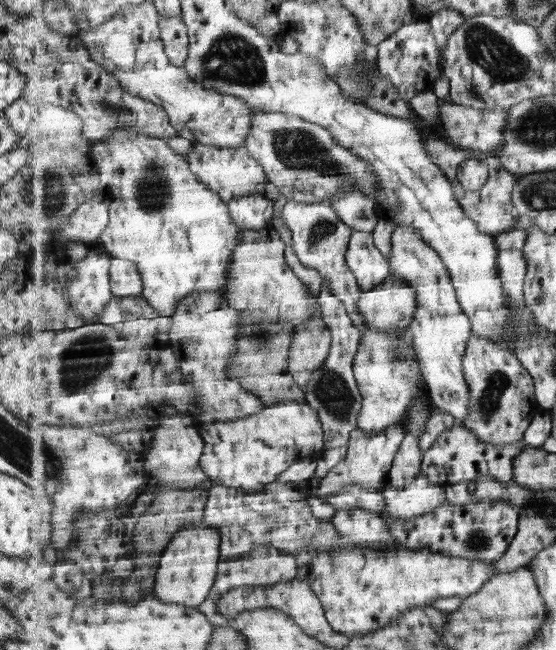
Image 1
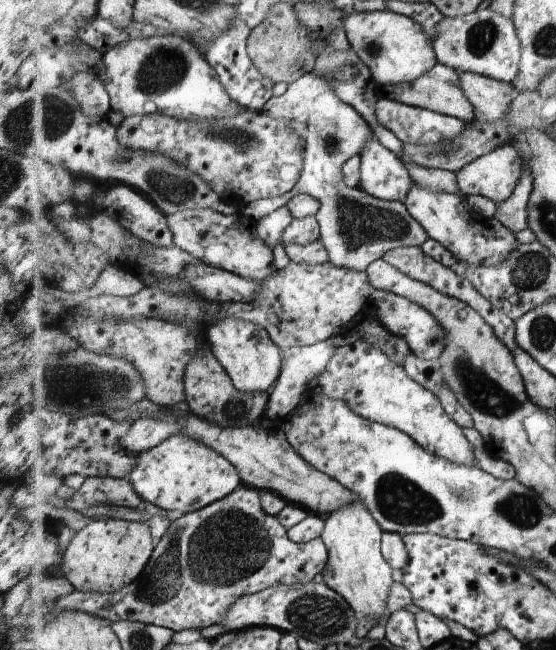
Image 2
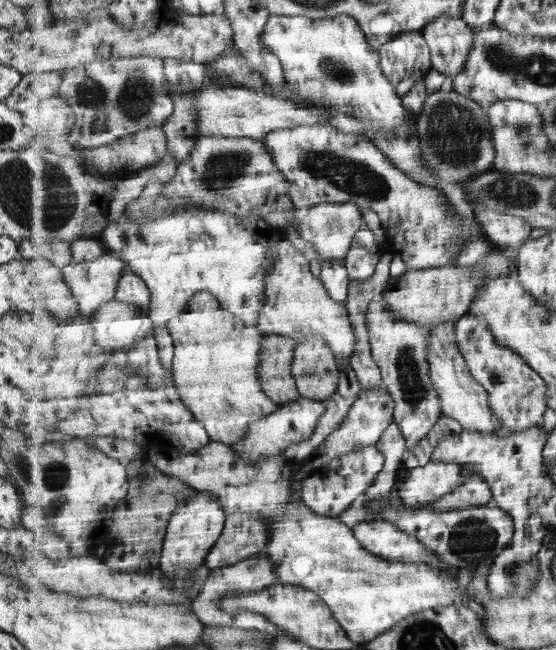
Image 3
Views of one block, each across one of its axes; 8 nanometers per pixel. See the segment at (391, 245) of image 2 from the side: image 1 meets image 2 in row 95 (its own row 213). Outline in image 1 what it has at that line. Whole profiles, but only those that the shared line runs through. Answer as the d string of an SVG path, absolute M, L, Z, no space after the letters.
M295 200L287 201L287 204L282 210L282 219L285 221L287 228L291 230L293 247L295 255L298 256L299 261L307 268L314 268L320 273L322 280L329 282L329 288L331 292L337 296L337 298L343 301L345 310L347 310L347 316L353 320L353 327L359 329L359 335L363 339L363 335L369 331L369 326L364 324L362 317L359 315L357 304L359 303L359 297L363 294L361 286L359 286L356 276L351 272L350 266L347 262L347 252L350 246L353 230L351 226L342 222L338 215L334 212L334 209L330 204L319 202L313 204L306 204L305 202L296 202Z

